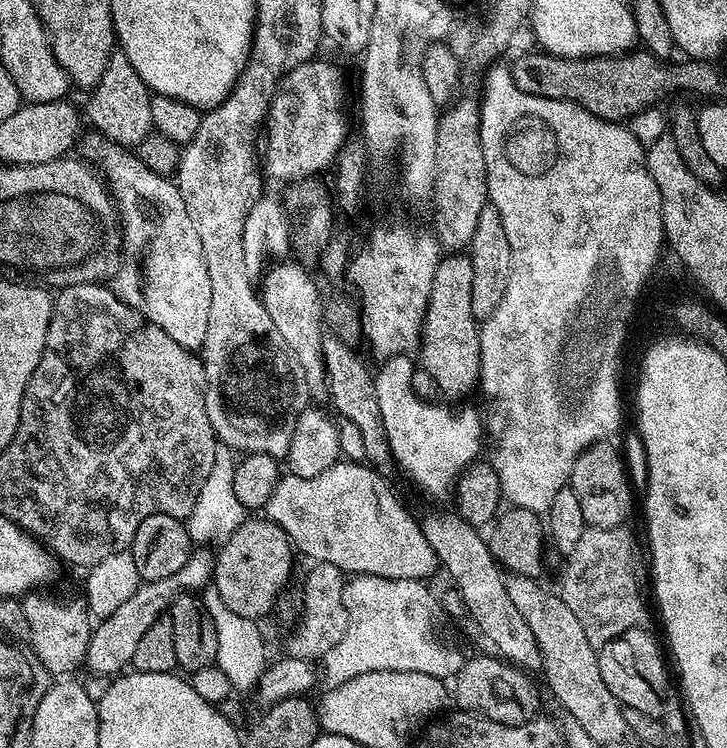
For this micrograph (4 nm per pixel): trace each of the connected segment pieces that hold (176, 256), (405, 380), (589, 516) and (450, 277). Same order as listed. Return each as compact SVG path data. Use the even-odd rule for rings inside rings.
M108 146L100 164L104 167L103 179L120 214L122 256L125 261L128 259L120 281L114 284L117 298L130 304L147 323L166 330L178 346L203 349L206 328L210 326L210 274L206 274L206 254L202 254L202 241L194 227L194 218L190 218L190 210L186 210L186 202L182 202L182 194L169 177L146 170L137 156L119 146Z
M405 354L392 356L377 367L380 369L375 369L374 383L378 394L378 410L382 410L382 426L386 430L388 448L392 452L395 467L400 467L414 483L421 484L426 491L440 496L447 488L449 491L474 462L481 459L480 443L485 443L486 429L477 409L476 412L472 408L452 409L444 404L431 404L430 401L423 400L412 389L412 364L414 368L413 357Z
M612 442L591 444L582 454L576 456L572 467L570 486L578 494L582 506L582 518L589 528L618 528L632 512L632 484L624 469L624 460Z
M460 250L441 255L436 263L434 286L424 315L418 364L432 375L433 382L448 396L464 396L480 382L480 324L474 318L474 310L470 310L473 278L471 255Z

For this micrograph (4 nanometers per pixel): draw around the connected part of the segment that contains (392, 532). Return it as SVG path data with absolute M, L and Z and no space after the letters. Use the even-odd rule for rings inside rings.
M337 462L326 469L324 473L318 474L314 478L302 478L293 474L281 475L278 486L275 487L274 493L270 496L270 501L264 509L267 519L272 520L275 524L288 536L292 541L292 547L297 553L300 552L304 556L309 556L309 561L317 564L329 564L330 566L338 566L338 570L342 570L346 574L360 575L378 575L388 579L414 579L423 582L430 581L432 575L438 572L438 561L436 551L430 546L430 542L426 542L424 531L420 529L417 517L412 517L410 513L404 509L404 504L398 497L392 493L392 488L383 480L381 473L377 469L369 466L364 462Z

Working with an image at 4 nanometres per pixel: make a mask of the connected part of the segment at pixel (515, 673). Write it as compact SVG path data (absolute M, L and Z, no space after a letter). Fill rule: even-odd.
M492 656L465 659L464 665L454 677L455 707L461 712L472 712L494 722L525 724L537 715L536 707L540 704L539 698L536 697L536 688L528 677L531 675L503 658Z

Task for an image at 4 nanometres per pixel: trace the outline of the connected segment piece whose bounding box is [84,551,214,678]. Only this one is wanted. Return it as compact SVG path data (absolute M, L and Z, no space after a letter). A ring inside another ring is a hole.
M197 551L186 562L186 566L182 566L182 570L178 570L178 574L172 574L170 578L164 578L158 582L147 582L137 590L137 592L114 614L105 616L92 629L92 637L88 640L88 649L84 655L84 664L96 676L115 677L117 674L123 673L129 667L134 658L134 650L138 650L138 641L142 639L142 634L146 634L146 630L150 630L150 626L154 626L154 622L159 620L171 609L172 603L180 596L185 594L196 594L201 590L199 588L209 587L210 581L214 576L214 560L211 555Z

